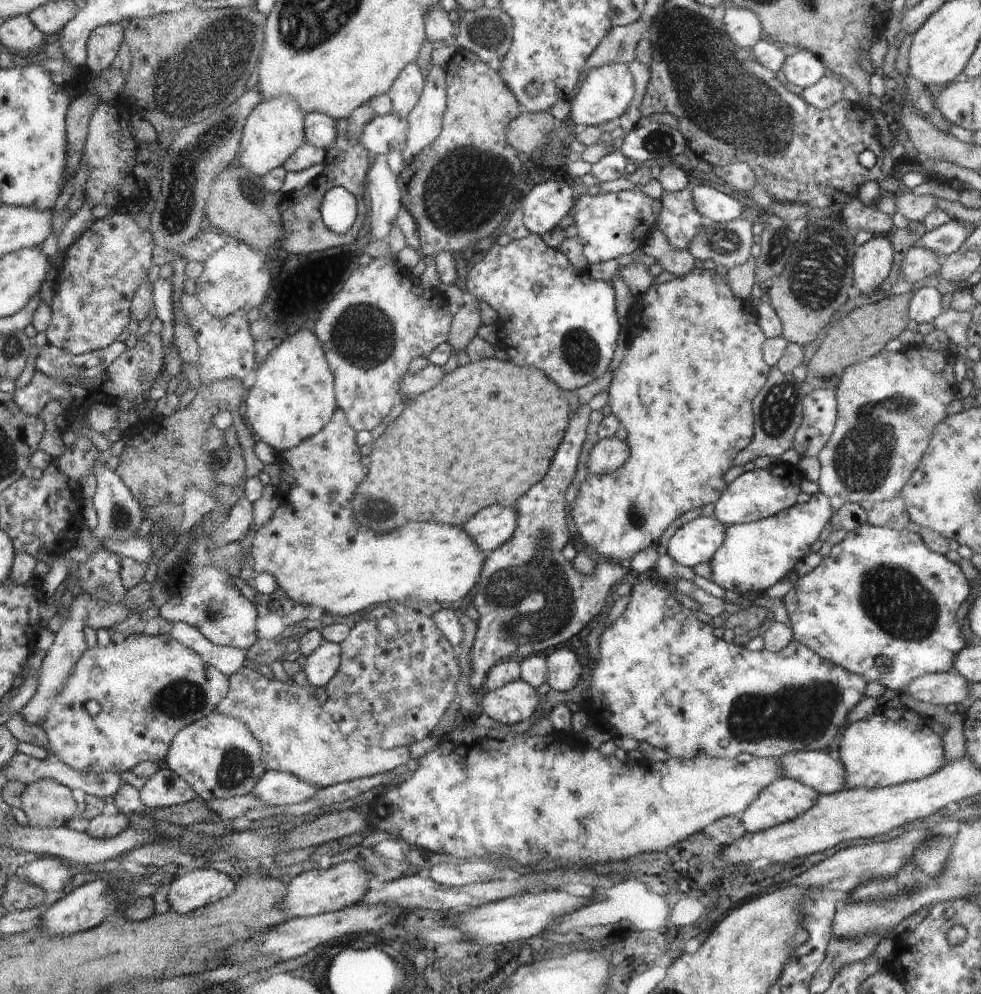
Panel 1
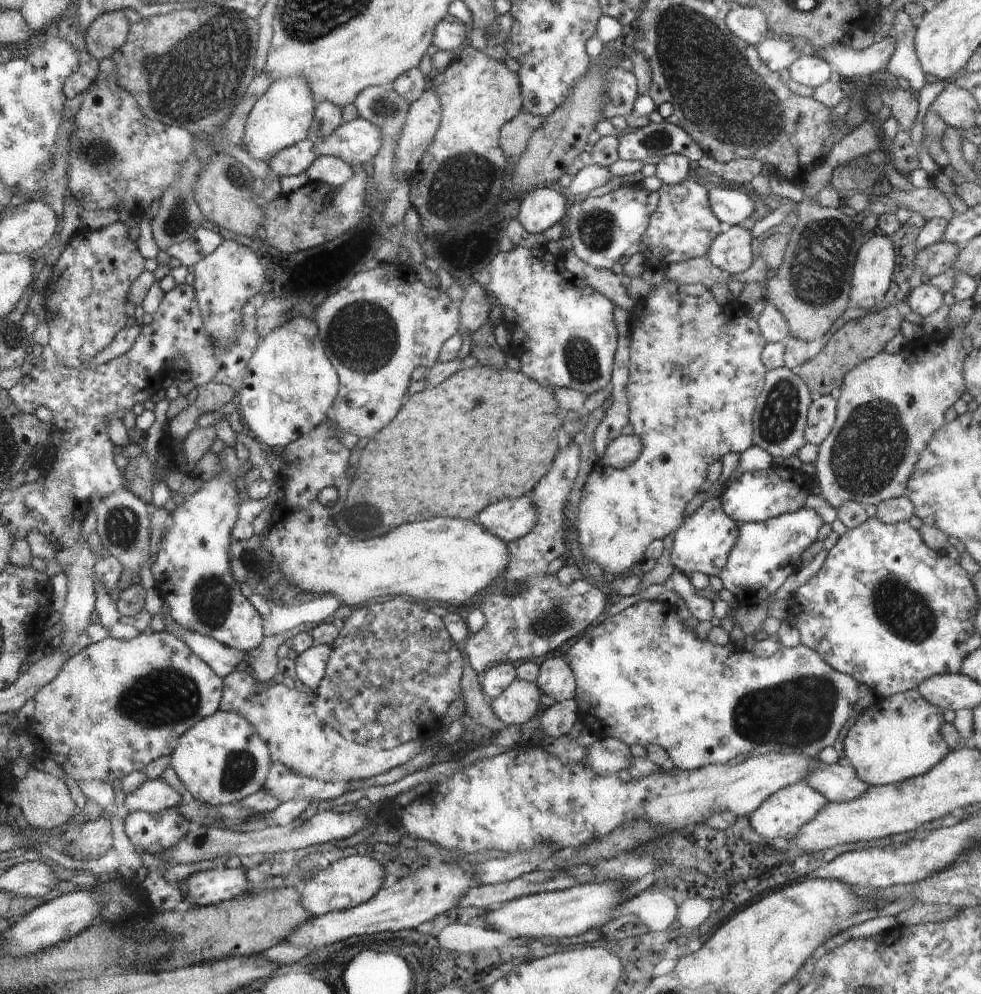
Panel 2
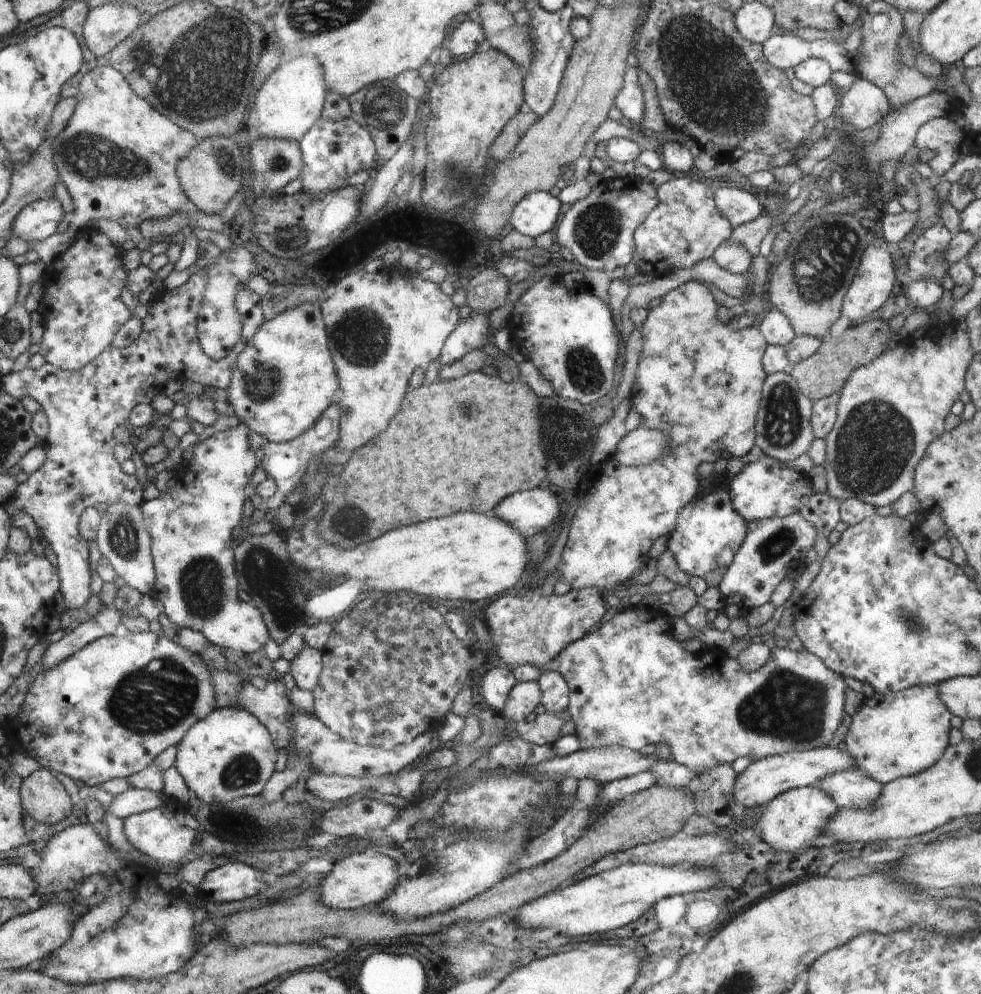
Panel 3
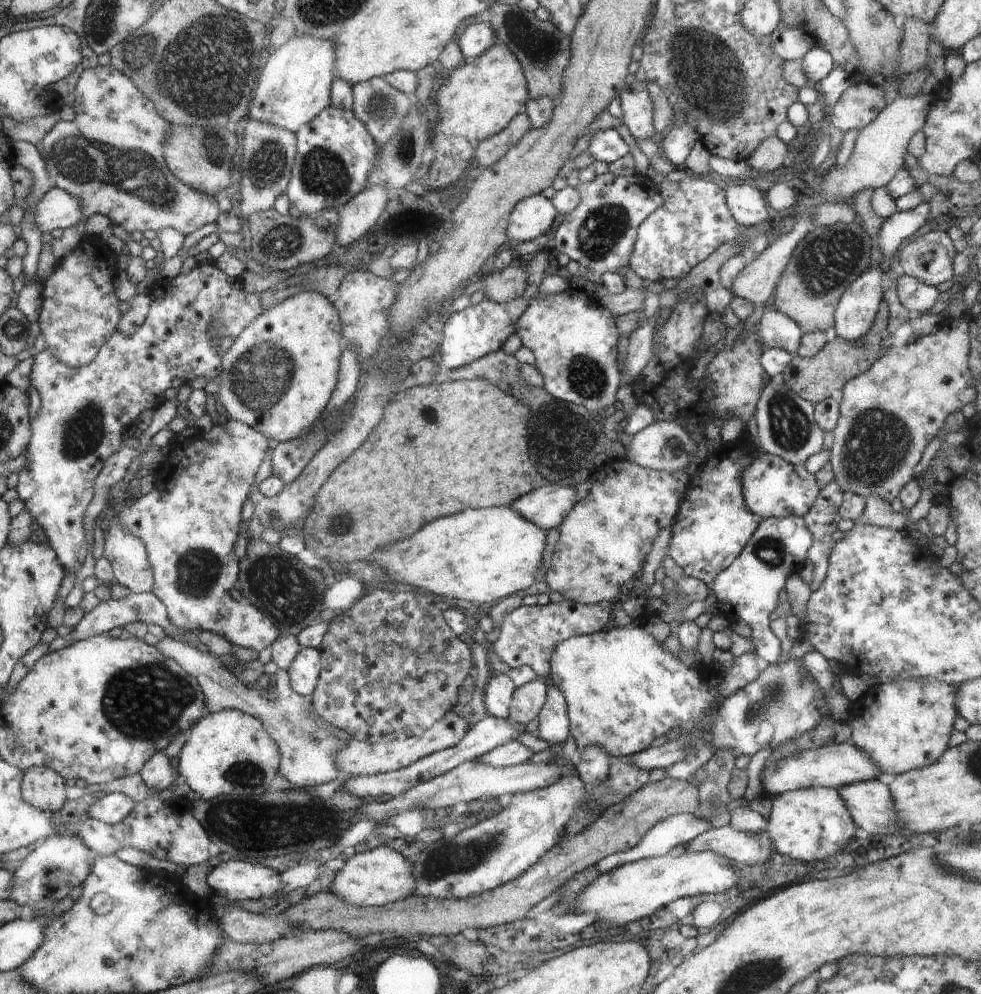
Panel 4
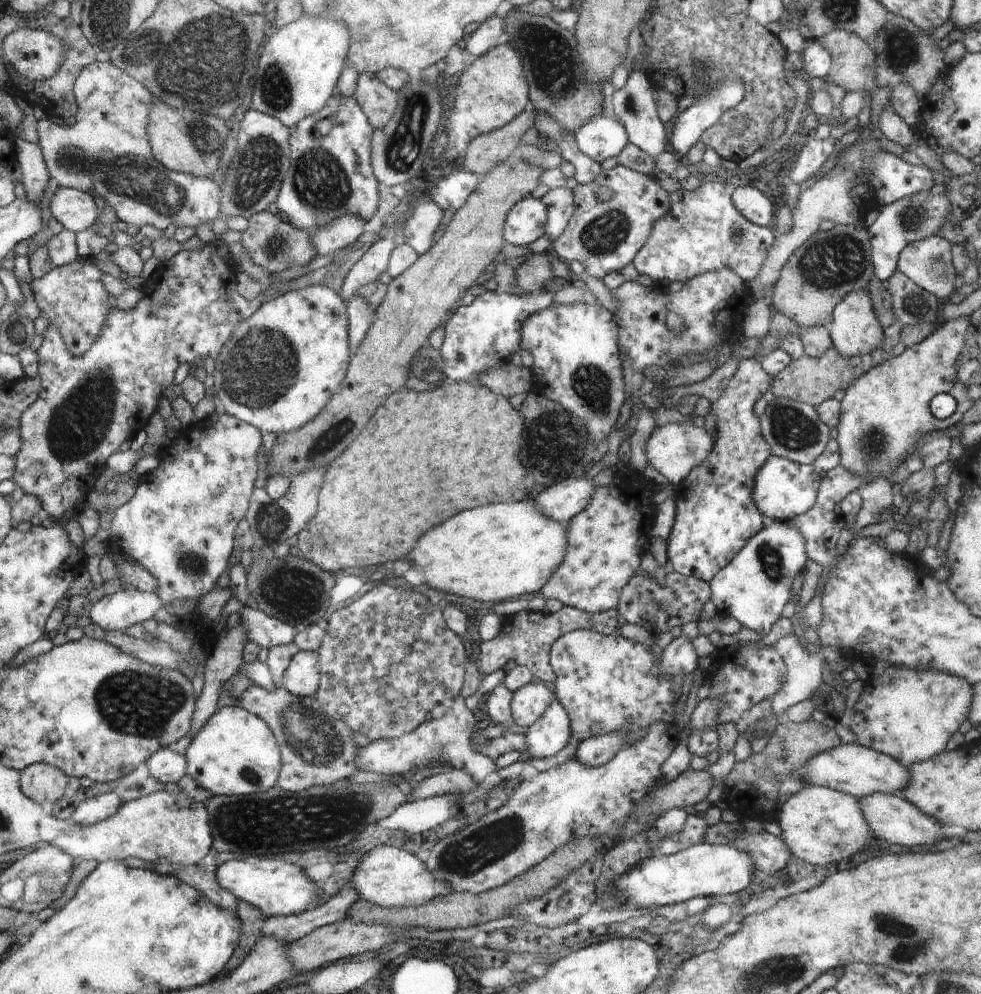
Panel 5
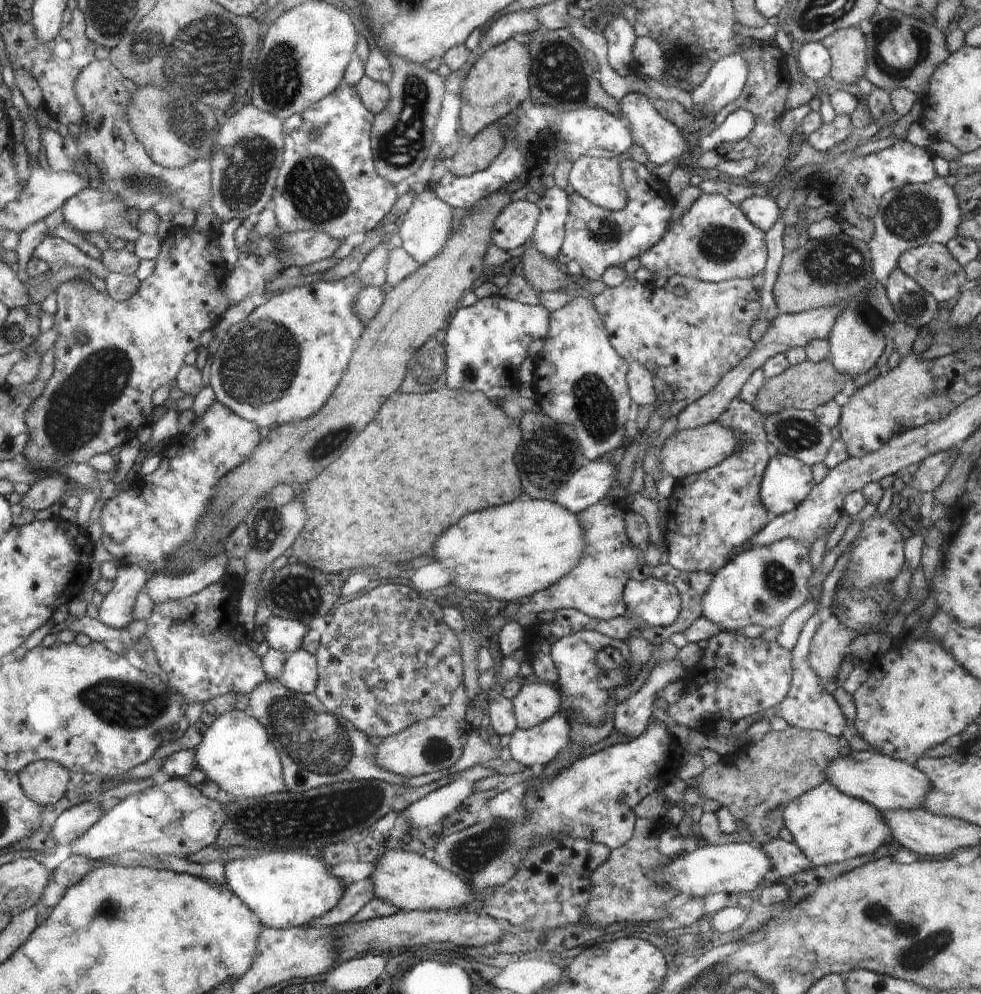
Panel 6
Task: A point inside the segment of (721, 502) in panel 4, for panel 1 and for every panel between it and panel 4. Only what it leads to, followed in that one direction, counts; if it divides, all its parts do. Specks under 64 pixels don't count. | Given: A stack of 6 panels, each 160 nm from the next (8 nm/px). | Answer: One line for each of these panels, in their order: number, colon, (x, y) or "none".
1: (695, 542)
2: (702, 544)
3: (709, 532)

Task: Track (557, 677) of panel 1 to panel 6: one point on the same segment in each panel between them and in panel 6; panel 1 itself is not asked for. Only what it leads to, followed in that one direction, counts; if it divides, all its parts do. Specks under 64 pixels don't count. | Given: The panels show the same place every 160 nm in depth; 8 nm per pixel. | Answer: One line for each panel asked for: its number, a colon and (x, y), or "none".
2: (556, 679)
3: (555, 700)
4: (553, 725)
5: (549, 734)
6: (541, 744)

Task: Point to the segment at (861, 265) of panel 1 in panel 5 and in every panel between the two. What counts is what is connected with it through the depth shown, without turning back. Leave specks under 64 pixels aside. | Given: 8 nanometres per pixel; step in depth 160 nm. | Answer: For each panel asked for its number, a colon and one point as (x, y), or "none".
2: (872, 273)
3: (872, 284)
4: (856, 310)
5: (854, 329)

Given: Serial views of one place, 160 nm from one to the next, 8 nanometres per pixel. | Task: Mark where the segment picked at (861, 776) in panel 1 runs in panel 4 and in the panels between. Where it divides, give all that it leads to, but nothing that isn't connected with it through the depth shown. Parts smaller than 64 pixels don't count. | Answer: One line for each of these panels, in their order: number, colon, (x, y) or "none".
2: (900, 738)
3: (899, 734)
4: (902, 725)

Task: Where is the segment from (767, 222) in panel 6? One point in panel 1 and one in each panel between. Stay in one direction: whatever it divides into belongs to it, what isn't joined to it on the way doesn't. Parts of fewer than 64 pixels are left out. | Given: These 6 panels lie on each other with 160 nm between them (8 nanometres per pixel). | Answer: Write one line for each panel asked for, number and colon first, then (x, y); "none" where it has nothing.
1: (717, 207)
2: (731, 206)
3: (740, 206)
4: (748, 205)
5: (750, 200)

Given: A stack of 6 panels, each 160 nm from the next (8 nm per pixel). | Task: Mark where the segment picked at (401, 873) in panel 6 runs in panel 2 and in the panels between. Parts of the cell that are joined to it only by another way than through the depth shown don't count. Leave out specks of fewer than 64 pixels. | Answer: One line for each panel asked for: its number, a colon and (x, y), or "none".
2: (347, 883)
3: (357, 880)
4: (380, 876)
5: (387, 876)

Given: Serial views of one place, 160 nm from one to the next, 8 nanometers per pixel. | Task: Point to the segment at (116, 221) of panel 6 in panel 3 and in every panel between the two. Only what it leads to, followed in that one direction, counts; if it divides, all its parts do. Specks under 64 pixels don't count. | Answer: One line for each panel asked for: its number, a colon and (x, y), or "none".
3: (38, 220)
4: (56, 208)
5: (75, 209)

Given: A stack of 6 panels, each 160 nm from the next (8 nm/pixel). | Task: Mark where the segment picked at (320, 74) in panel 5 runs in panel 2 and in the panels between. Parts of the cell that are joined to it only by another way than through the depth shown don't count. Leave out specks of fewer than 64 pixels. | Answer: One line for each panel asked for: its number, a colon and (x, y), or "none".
2: (282, 117)
3: (290, 102)
4: (295, 86)

